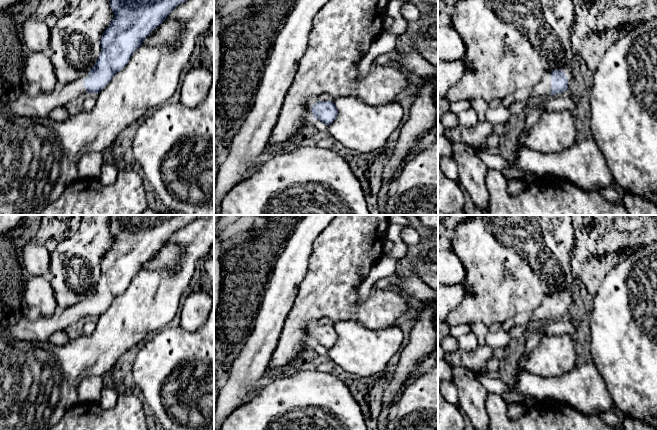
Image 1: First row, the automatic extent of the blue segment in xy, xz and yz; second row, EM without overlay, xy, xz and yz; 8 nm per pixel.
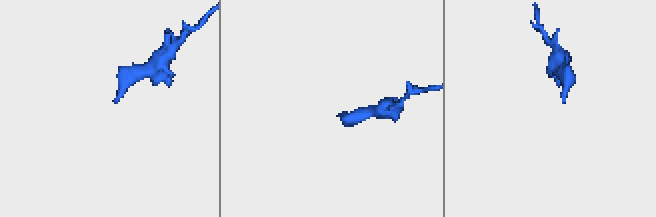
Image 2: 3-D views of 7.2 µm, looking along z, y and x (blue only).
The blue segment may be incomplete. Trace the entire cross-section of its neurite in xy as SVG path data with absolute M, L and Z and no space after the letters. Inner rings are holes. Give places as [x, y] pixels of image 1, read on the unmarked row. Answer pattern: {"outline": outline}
{"outline": "M109 215L110 231L114 237L109 250L100 264L101 276L94 291L78 303L58 309L49 317L29 320L26 317L6 322L2 336L9 348L17 341L47 342L57 331L79 321L97 320L112 301L129 286L133 277L142 269L150 257L160 250L167 240L180 228L203 215Z"}

